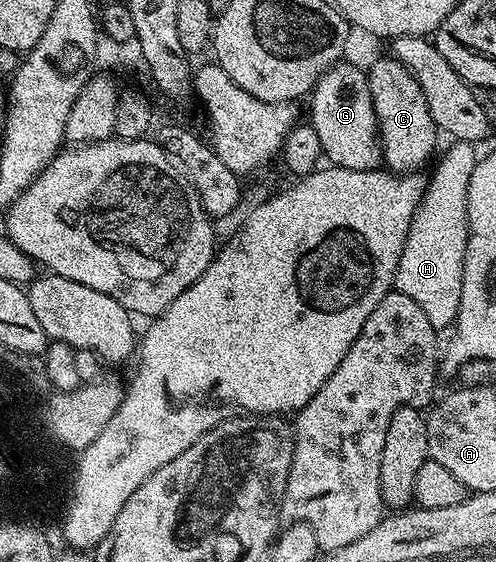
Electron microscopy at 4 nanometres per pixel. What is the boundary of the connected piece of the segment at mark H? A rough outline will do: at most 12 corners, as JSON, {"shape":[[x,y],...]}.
{"shape":[[475,146],[421,190],[393,288],[443,331],[458,319]]}

